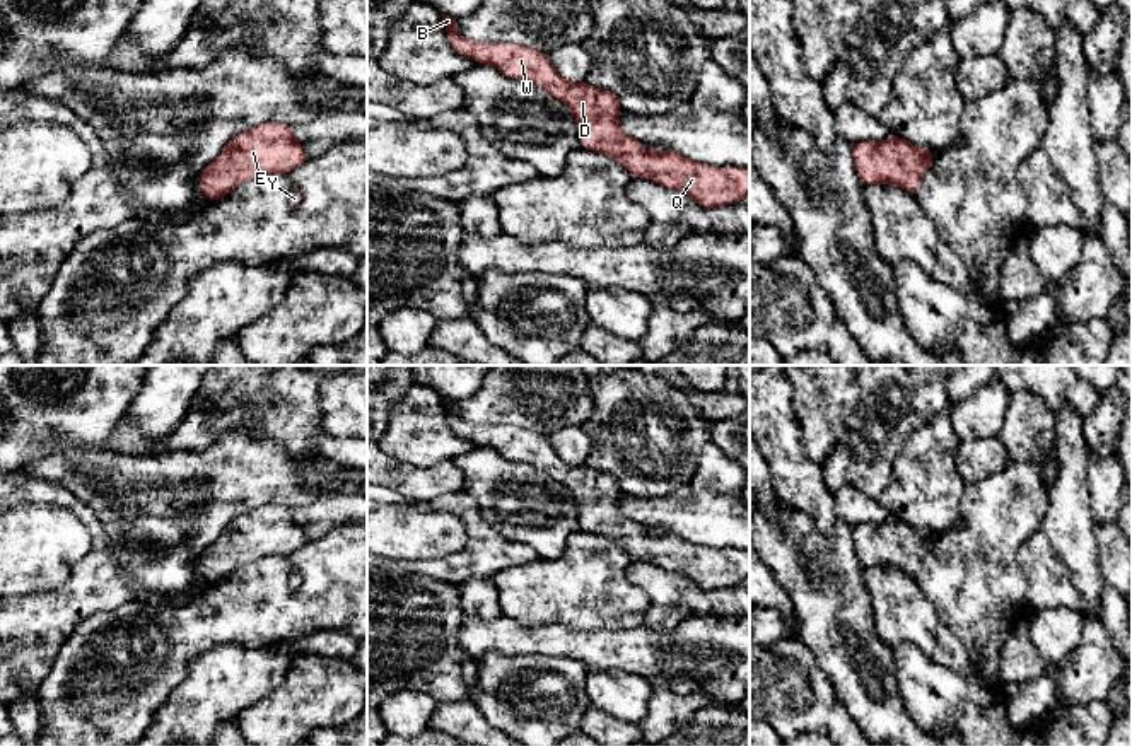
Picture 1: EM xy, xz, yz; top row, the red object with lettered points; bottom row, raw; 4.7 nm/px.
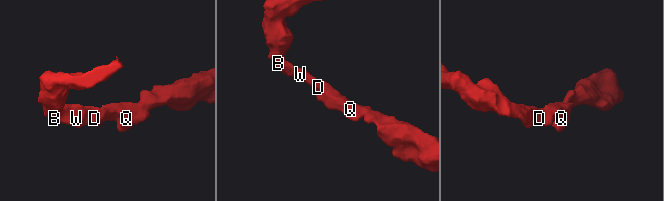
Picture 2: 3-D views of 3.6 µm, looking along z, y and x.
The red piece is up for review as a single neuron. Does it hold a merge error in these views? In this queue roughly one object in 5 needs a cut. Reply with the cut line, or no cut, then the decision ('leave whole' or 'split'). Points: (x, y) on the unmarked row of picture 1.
no cut; leave whole

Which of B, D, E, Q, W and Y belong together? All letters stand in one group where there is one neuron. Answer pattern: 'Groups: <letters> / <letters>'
Groups: B D E Q W Y

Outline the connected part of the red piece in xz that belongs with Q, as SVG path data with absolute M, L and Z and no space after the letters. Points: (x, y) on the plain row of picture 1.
M442 398L449 427L463 439L473 440L480 447L499 451L511 461L531 464L551 480L562 483L574 497L579 507L581 531L594 533L618 543L632 560L649 560L657 567L690 579L703 591L719 591L750 579L750 551L743 550L714 550L698 546L686 538L664 531L649 533L639 522L627 519L620 507L621 488L618 480L604 471L598 471L587 464L567 464L553 451L548 435L512 425L480 425L463 420L456 415L456 401Z

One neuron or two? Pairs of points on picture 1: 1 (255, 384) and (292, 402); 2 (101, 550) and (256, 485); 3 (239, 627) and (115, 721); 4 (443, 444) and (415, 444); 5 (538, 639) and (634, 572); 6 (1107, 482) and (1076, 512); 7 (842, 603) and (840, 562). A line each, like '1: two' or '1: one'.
1: one
2: two
3: one
4: one
5: two
6: two
7: one

